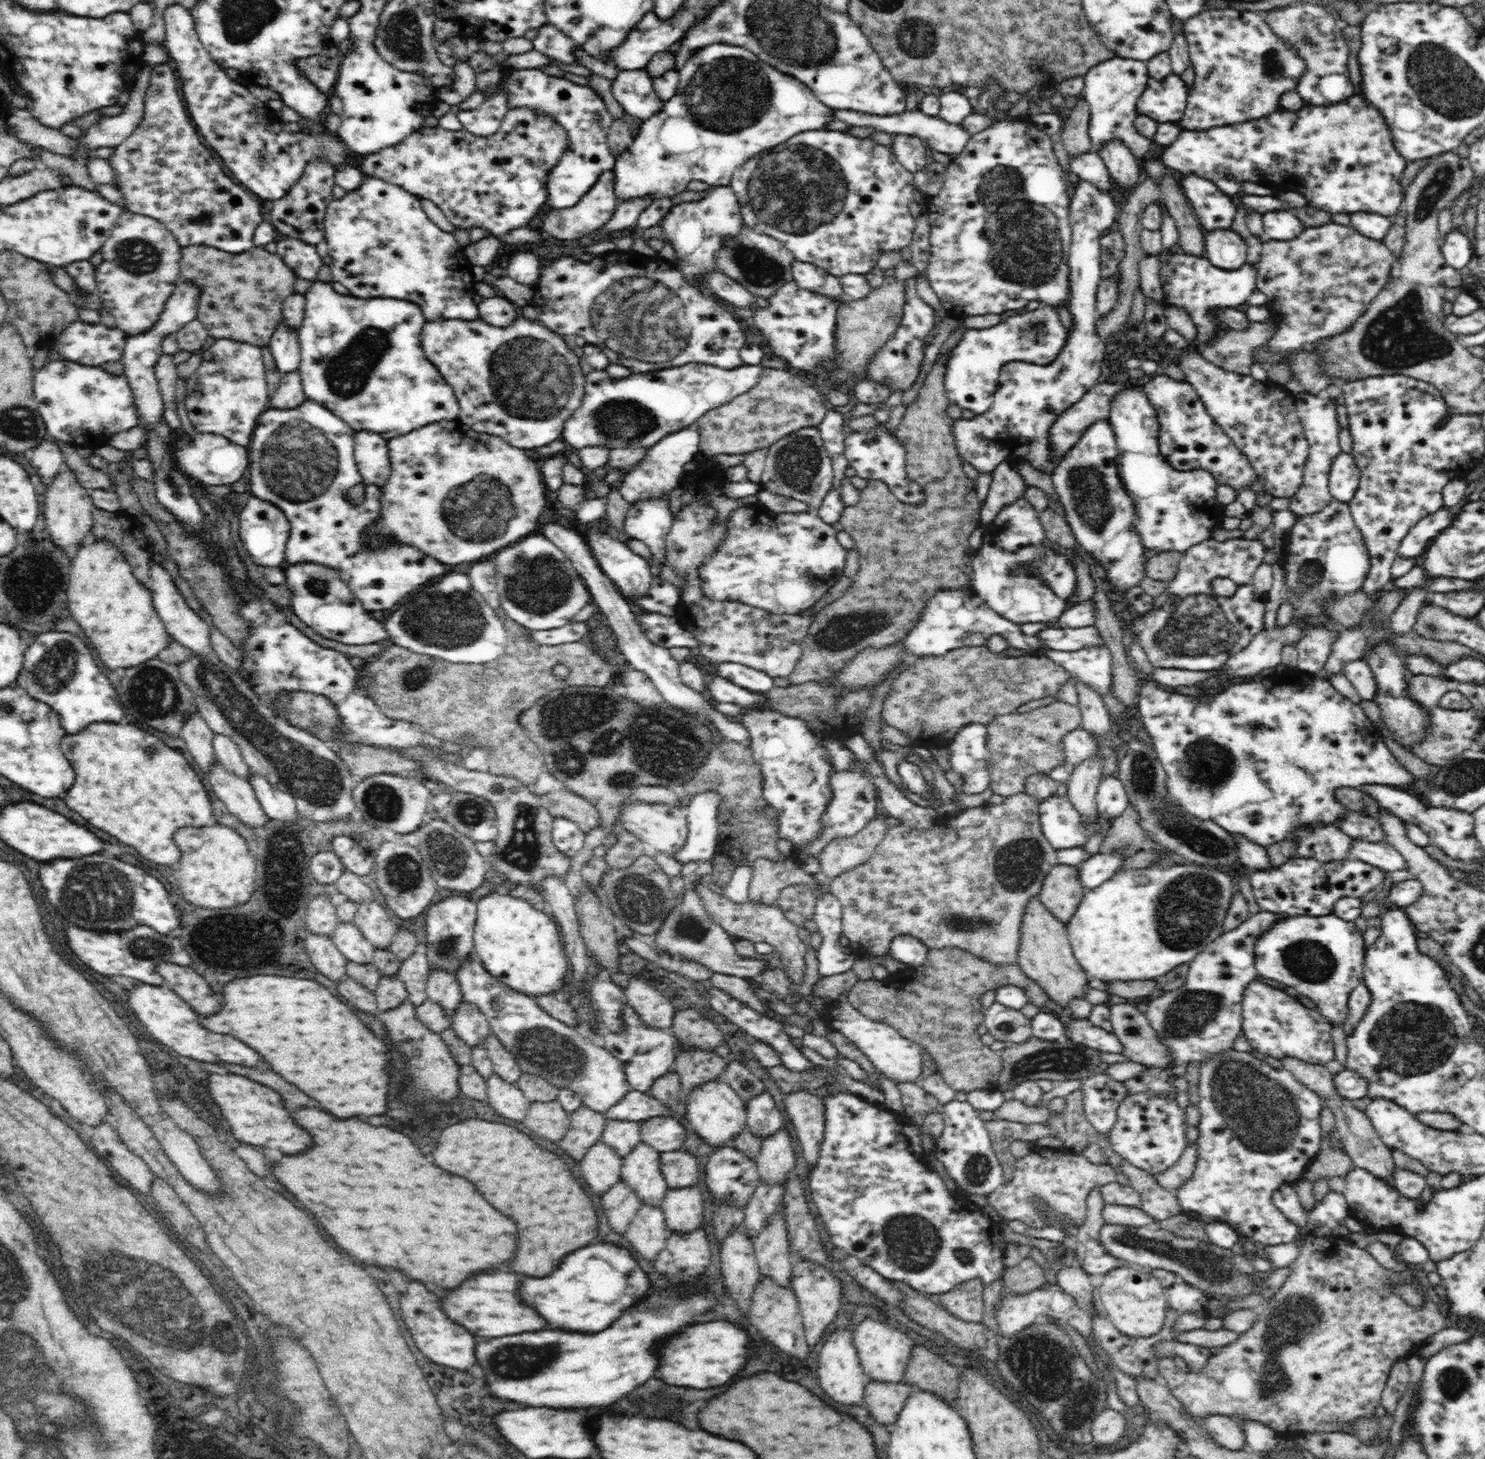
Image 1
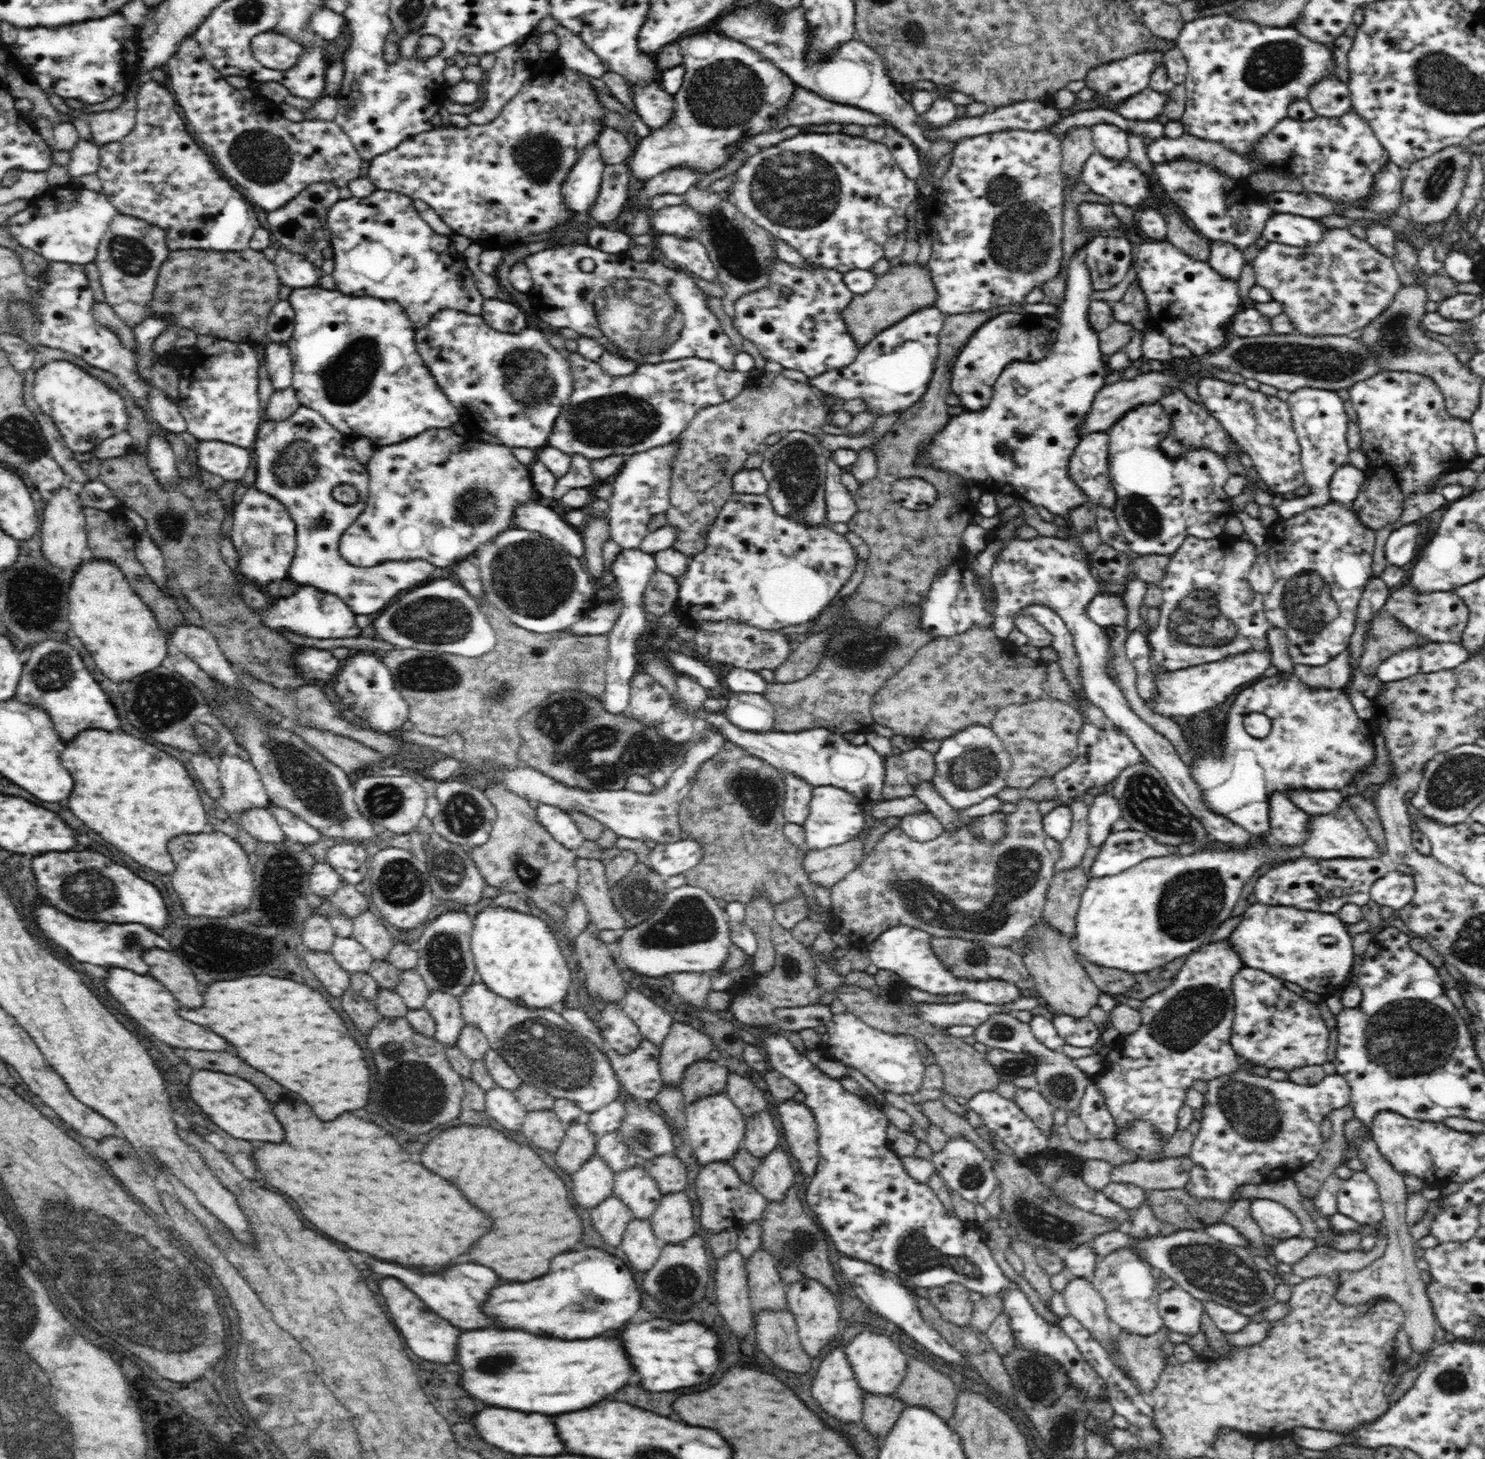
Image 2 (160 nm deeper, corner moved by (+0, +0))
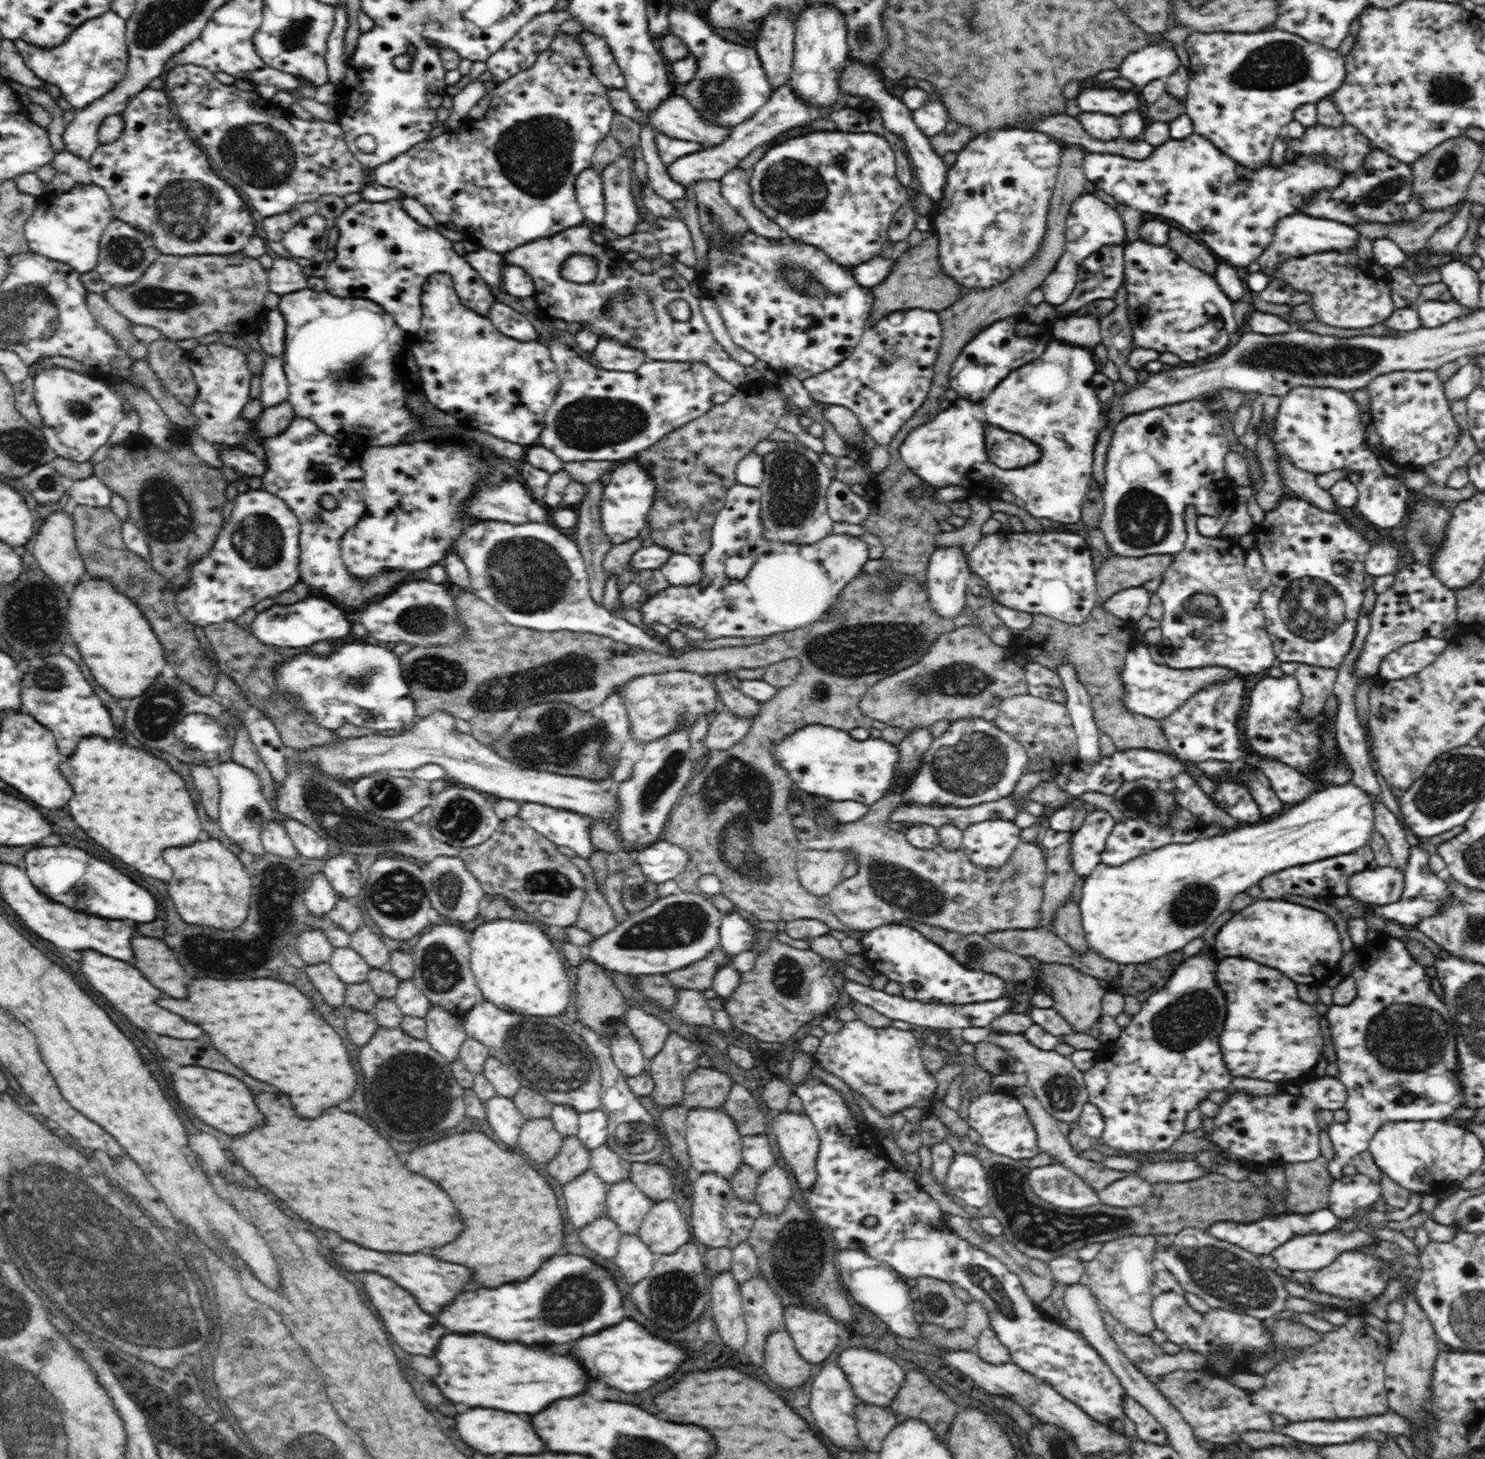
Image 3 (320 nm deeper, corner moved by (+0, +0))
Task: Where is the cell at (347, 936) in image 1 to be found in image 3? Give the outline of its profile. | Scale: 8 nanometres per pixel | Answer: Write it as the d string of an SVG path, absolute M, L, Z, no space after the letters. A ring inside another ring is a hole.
M349 946L335 948L329 960L332 970L336 972L342 982L348 984L361 984L368 981L368 963L355 950Z

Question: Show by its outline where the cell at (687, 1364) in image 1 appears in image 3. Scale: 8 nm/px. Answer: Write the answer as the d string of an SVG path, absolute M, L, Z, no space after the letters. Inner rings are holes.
M622 1320L620 1324L602 1330L602 1334L592 1334L590 1338L578 1338L570 1350L574 1350L574 1354L586 1362L586 1370L594 1374L594 1380L622 1392L642 1392L654 1386L660 1382L656 1378L672 1376L672 1372L676 1372L678 1366L688 1358L682 1348L652 1336L634 1320Z

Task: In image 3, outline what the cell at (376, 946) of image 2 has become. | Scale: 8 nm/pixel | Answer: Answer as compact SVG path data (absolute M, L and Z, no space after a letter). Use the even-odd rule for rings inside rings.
M362 926L351 934L349 947L355 950L372 968L385 968L391 951L369 927Z

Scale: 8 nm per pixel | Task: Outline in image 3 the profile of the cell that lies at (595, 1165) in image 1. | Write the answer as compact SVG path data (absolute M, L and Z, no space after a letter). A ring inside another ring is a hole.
M590 1168L564 1186L562 1198L566 1204L566 1216L574 1228L580 1230L605 1214L608 1189L608 1185Z

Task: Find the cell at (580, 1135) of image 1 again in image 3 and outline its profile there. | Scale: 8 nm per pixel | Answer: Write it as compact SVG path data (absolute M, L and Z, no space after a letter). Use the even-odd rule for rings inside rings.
M576 1134L563 1137L563 1143L556 1156L544 1165L546 1172L558 1180L560 1186L568 1184L589 1169L591 1150L586 1148Z

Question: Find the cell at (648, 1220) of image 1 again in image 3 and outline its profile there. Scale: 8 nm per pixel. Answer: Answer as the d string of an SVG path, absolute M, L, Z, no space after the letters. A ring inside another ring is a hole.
M625 1233L620 1239L614 1258L622 1280L628 1284L636 1284L650 1274L659 1255L654 1254L637 1233Z

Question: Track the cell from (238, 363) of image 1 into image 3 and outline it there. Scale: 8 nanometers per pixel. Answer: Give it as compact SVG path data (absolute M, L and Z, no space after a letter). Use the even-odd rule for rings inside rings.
M220 343L197 344L188 353L188 366L198 385L194 404L189 407L196 417L196 432L215 445L243 447L246 438L255 430L254 423L242 418L242 410L250 400L250 380L253 377L245 354L237 347Z

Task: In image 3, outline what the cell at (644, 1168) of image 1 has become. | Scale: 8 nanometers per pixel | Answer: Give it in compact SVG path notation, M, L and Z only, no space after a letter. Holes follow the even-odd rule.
M629 1178L610 1184L606 1193L605 1214L625 1233L636 1233L646 1214L656 1204Z

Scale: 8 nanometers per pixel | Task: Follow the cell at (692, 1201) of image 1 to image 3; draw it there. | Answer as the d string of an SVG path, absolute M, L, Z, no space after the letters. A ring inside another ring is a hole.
M668 1199L649 1210L636 1233L654 1254L668 1255L691 1242L688 1227L676 1202Z

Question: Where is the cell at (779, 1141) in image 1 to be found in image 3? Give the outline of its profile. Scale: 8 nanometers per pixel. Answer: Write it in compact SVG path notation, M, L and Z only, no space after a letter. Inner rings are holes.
M780 1166L759 1174L755 1190L755 1202L762 1214L780 1215L791 1201L792 1182Z

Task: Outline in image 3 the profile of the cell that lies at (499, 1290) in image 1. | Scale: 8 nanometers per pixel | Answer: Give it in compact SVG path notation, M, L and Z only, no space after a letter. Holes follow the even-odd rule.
M340 1240L340 1244L336 1244L332 1248L330 1256L336 1262L340 1262L342 1266L346 1266L348 1270L378 1272L382 1276L392 1278L398 1286L410 1291L416 1302L422 1307L422 1310L431 1315L448 1308L450 1302L454 1300L454 1296L460 1294L462 1290L476 1290L478 1288L476 1284L472 1284L472 1276L470 1276L468 1268L458 1266L458 1264L448 1264L448 1262L436 1260L436 1258L426 1256L426 1254L378 1254L378 1252L366 1250L366 1248L358 1246L358 1244L354 1244L354 1242Z

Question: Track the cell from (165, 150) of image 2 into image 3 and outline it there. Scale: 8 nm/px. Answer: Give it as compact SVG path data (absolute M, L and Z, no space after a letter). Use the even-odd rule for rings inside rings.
M147 87L139 94L136 94L136 97L126 105L126 108L121 114L124 115L125 125L120 136L114 142L100 145L89 160L92 182L96 186L102 187L107 192L112 205L113 218L126 221L132 226L137 227L138 230L145 231L146 234L152 237L155 246L161 253L171 254L172 256L204 254L229 255L230 253L241 251L249 238L256 234L256 226L254 225L254 220L252 220L252 214L250 214L251 209L244 206L244 198L240 198L234 188L230 188L224 180L220 180L220 178L214 174L214 170L210 168L208 156L204 154L204 150L200 150L200 148L192 142L192 140L195 139L191 133L188 132L186 126L174 110L174 106L167 92L164 90L153 90Z

